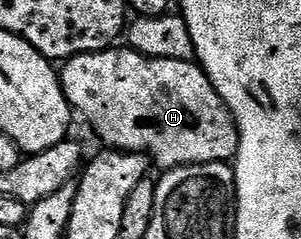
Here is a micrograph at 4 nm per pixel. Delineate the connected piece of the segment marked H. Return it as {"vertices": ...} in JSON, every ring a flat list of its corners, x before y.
{"vertices":[[113,46,106,49,105,52,87,52,86,54,71,56,69,60,63,61,58,75,60,77,60,85,64,91,65,98,68,99,68,103,72,105,73,109,79,115,81,112,92,123,93,130,108,143,105,145,109,149,119,150,121,152,138,152,141,156,151,161,155,167,157,164,160,170,181,168,187,164,209,164,210,162,218,162,219,160,232,162,236,159,236,152,240,148,240,130,236,127,235,120,232,119,232,111,226,106,226,102,222,102,218,90,214,90,210,78,204,73,204,69,200,67,199,63,190,60,150,58,149,56,143,56,137,52,133,52,127,46]]}

